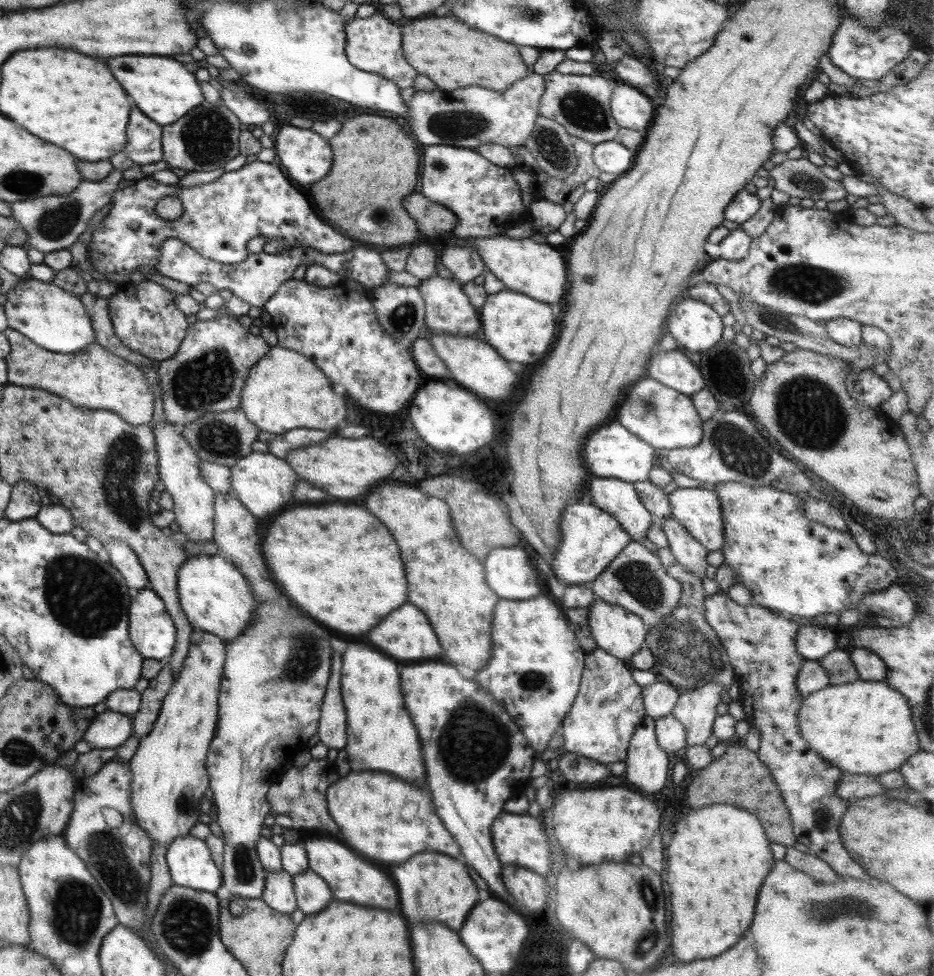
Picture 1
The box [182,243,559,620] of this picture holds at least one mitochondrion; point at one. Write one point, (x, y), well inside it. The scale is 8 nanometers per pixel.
(219, 439)

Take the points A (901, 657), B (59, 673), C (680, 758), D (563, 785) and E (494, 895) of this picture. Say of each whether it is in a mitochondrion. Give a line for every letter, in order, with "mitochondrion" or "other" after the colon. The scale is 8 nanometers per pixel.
A: other
B: other
C: other
D: other
E: other

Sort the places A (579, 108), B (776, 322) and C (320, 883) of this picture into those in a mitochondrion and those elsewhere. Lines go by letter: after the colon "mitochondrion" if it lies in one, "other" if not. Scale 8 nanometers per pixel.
A: mitochondrion
B: mitochondrion
C: other

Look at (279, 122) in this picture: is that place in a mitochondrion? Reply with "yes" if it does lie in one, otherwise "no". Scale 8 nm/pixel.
no

